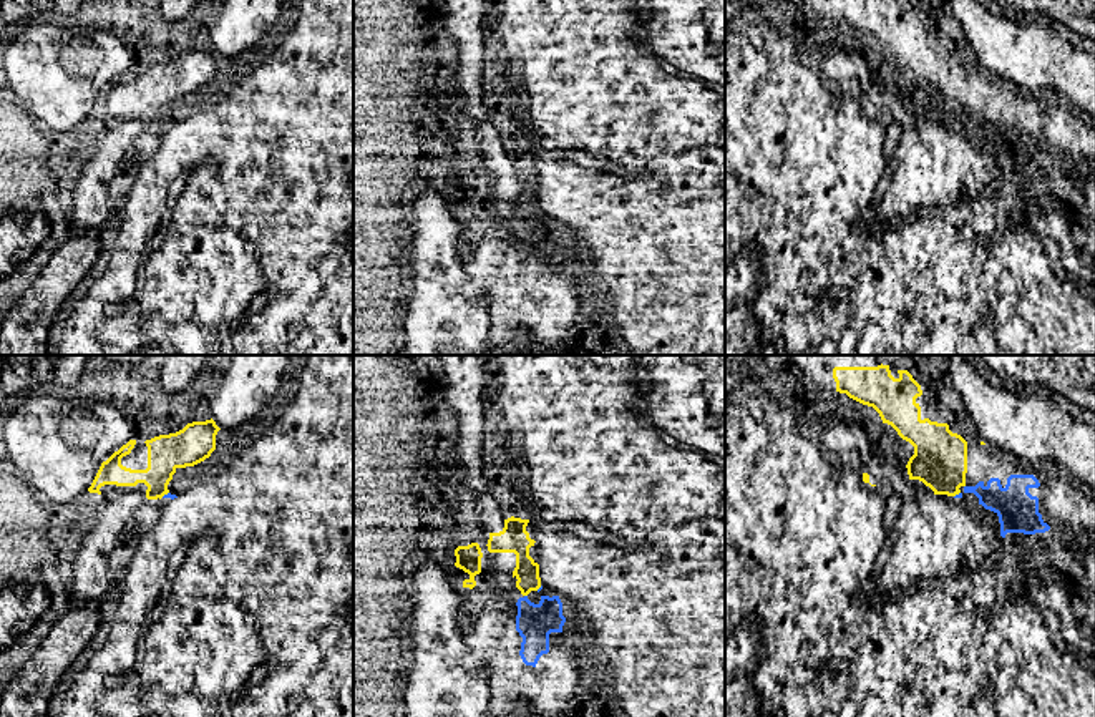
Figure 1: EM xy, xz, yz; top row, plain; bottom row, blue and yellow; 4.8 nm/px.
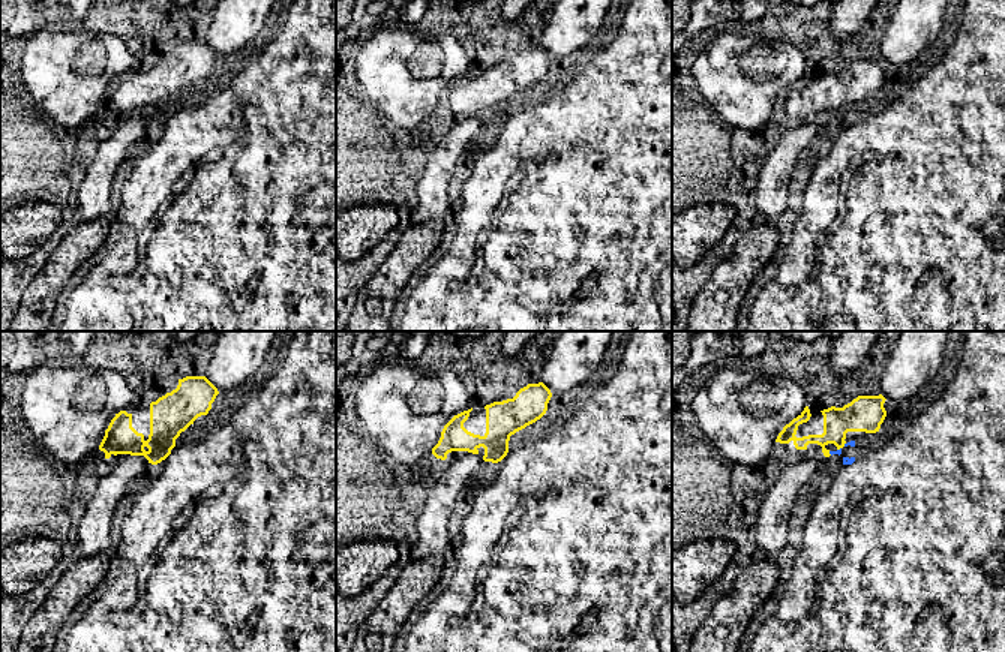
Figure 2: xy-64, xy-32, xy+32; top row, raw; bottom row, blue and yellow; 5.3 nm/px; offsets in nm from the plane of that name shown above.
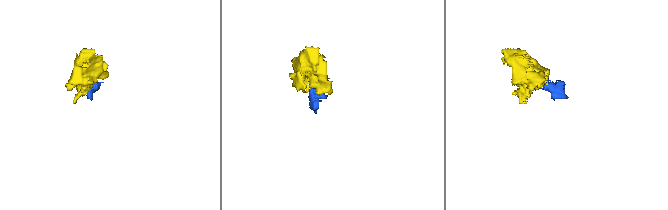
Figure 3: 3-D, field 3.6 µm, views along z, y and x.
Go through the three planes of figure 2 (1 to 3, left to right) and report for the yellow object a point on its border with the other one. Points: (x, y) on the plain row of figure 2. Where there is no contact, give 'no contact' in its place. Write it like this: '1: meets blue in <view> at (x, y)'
1: no contact
2: no contact
3: meets blue in xy+32 at (840, 113)

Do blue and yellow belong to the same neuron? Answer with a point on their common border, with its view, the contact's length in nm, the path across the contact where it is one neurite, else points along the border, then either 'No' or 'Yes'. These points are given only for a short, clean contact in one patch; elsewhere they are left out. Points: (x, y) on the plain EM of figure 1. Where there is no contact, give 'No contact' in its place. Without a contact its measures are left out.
Touches blue at xy (165, 123). Shared border 50 nm. Path across: xy (168, 123), (165, 123), (161, 98), (183, 77). Yes

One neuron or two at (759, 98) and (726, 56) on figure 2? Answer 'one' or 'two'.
one

